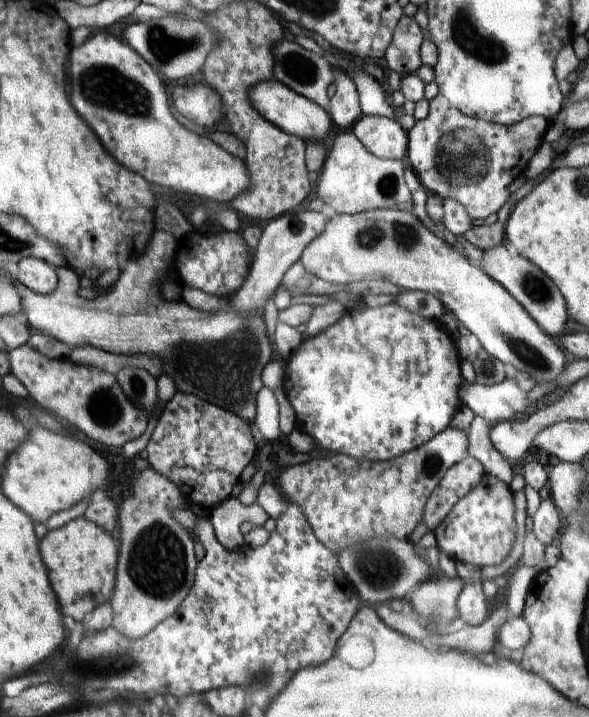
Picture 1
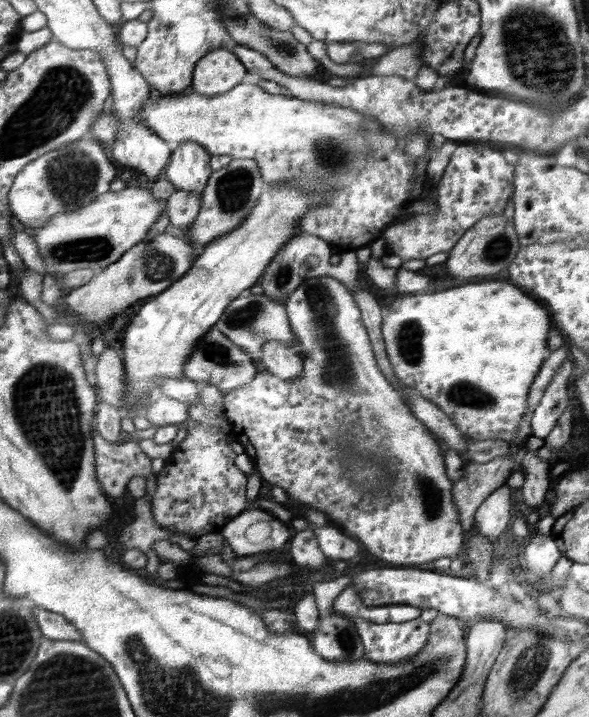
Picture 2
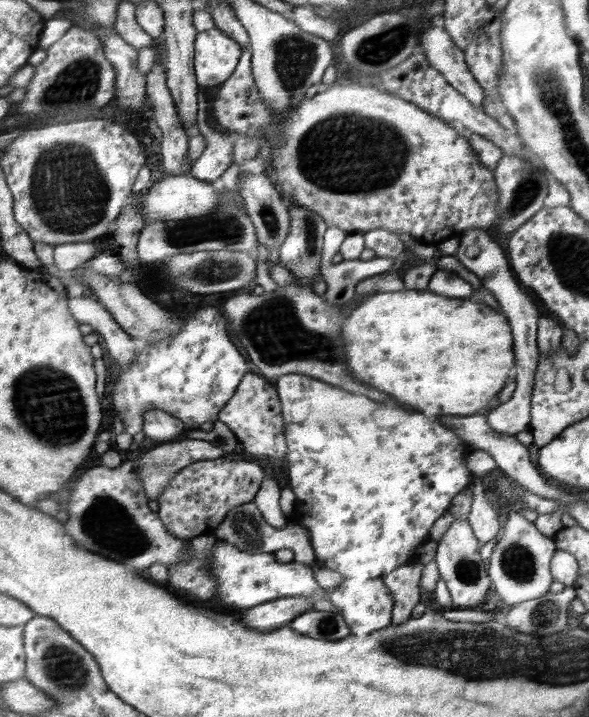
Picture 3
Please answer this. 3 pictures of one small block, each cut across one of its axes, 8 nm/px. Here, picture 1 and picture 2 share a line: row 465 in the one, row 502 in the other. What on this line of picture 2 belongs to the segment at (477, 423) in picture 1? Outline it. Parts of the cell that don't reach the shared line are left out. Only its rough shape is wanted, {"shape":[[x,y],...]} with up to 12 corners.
{"shape":[[501,485],[476,509],[474,529],[497,538],[508,528],[512,489]]}

